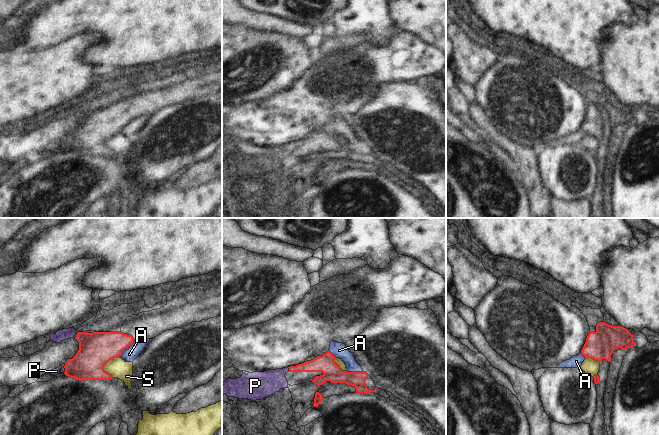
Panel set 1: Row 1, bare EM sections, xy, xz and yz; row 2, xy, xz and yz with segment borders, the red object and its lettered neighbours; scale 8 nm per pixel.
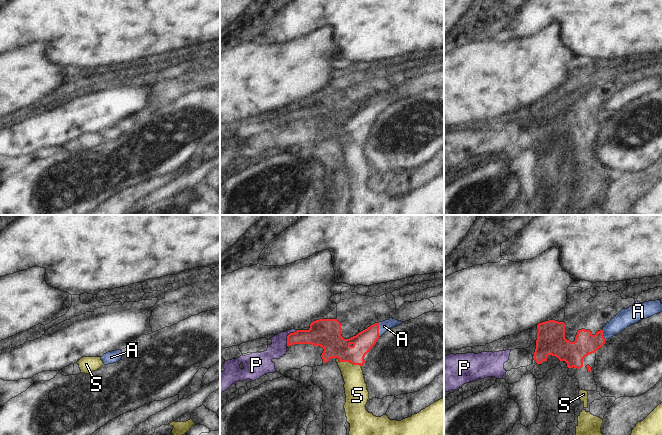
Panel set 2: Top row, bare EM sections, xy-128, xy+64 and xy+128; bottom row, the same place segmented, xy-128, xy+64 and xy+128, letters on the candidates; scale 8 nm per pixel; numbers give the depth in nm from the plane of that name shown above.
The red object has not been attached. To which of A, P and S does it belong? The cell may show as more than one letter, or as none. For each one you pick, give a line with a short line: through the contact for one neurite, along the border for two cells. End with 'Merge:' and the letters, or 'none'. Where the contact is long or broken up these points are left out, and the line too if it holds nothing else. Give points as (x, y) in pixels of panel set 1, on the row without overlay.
P: xz (319, 140), (289, 145), (262, 160)
Merge: P

